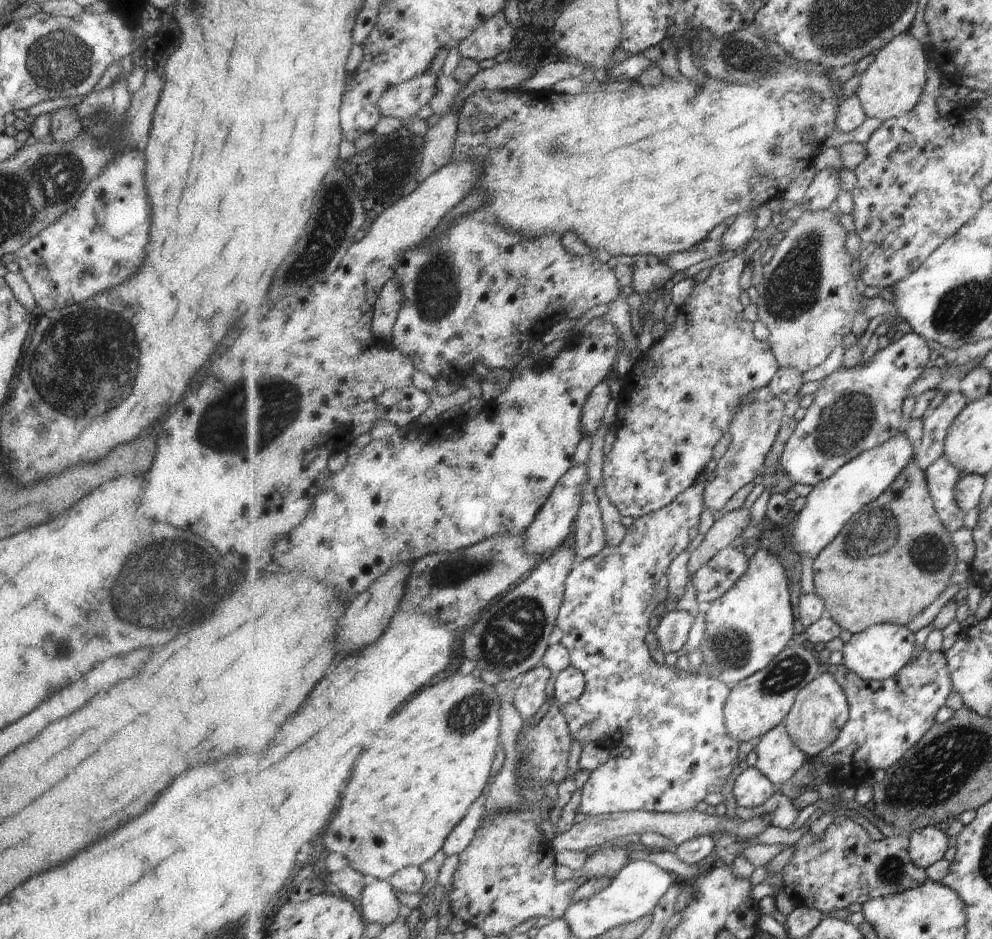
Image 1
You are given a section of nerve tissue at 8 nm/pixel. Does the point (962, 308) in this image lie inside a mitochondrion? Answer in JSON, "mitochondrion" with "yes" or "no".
{"mitochondrion":"yes"}

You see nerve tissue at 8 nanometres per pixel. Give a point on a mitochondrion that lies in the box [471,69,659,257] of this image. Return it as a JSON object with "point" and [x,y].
{"point":[555,147]}

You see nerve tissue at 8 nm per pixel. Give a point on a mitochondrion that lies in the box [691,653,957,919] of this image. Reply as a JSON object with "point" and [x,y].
{"point":[891,871]}

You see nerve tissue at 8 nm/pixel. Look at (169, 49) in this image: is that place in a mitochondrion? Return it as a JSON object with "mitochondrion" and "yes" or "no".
{"mitochondrion":"no"}

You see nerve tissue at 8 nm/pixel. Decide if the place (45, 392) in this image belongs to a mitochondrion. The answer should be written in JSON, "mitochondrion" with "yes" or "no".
{"mitochondrion":"yes"}

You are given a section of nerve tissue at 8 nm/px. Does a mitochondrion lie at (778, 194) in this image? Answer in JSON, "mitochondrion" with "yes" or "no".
{"mitochondrion":"no"}

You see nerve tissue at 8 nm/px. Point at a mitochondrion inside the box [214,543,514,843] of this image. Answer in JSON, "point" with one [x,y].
{"point":[470,713]}

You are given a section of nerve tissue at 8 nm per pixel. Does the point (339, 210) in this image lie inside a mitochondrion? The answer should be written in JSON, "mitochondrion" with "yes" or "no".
{"mitochondrion":"yes"}

